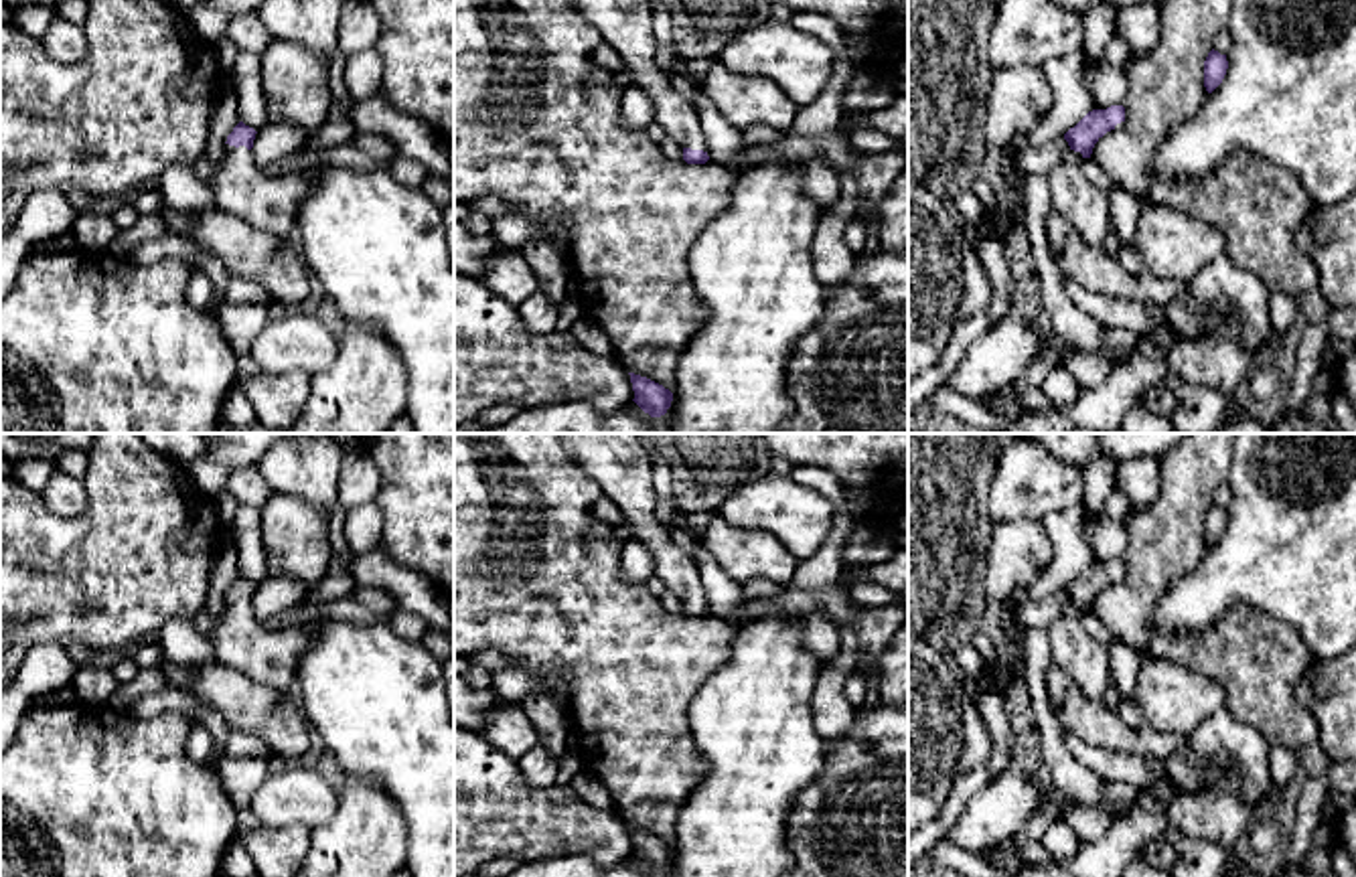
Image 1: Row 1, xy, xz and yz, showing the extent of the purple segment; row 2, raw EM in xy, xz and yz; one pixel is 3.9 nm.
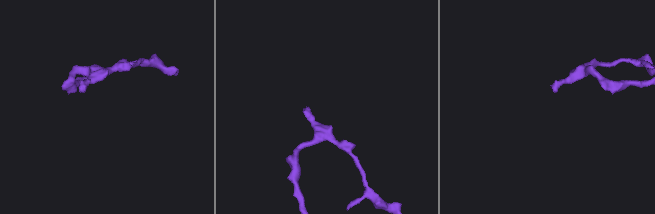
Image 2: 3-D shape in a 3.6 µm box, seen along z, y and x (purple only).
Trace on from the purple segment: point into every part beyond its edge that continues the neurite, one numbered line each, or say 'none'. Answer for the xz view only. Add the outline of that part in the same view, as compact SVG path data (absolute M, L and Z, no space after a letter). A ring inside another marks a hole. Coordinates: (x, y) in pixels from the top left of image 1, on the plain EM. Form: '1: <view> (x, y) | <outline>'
1: xz (619, 462) | M555 433L566 452L600 484L604 496L612 498L624 514L624 525L632 539L643 541L653 555L655 577L665 589L681 602L707 606L705 591L699 583L699 567L681 547L673 543L665 525L655 516L659 498L653 488L649 450L641 444L638 433Z

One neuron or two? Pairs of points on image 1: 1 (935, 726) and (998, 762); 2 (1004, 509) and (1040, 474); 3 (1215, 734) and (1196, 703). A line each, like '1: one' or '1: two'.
1: two
2: one
3: two

